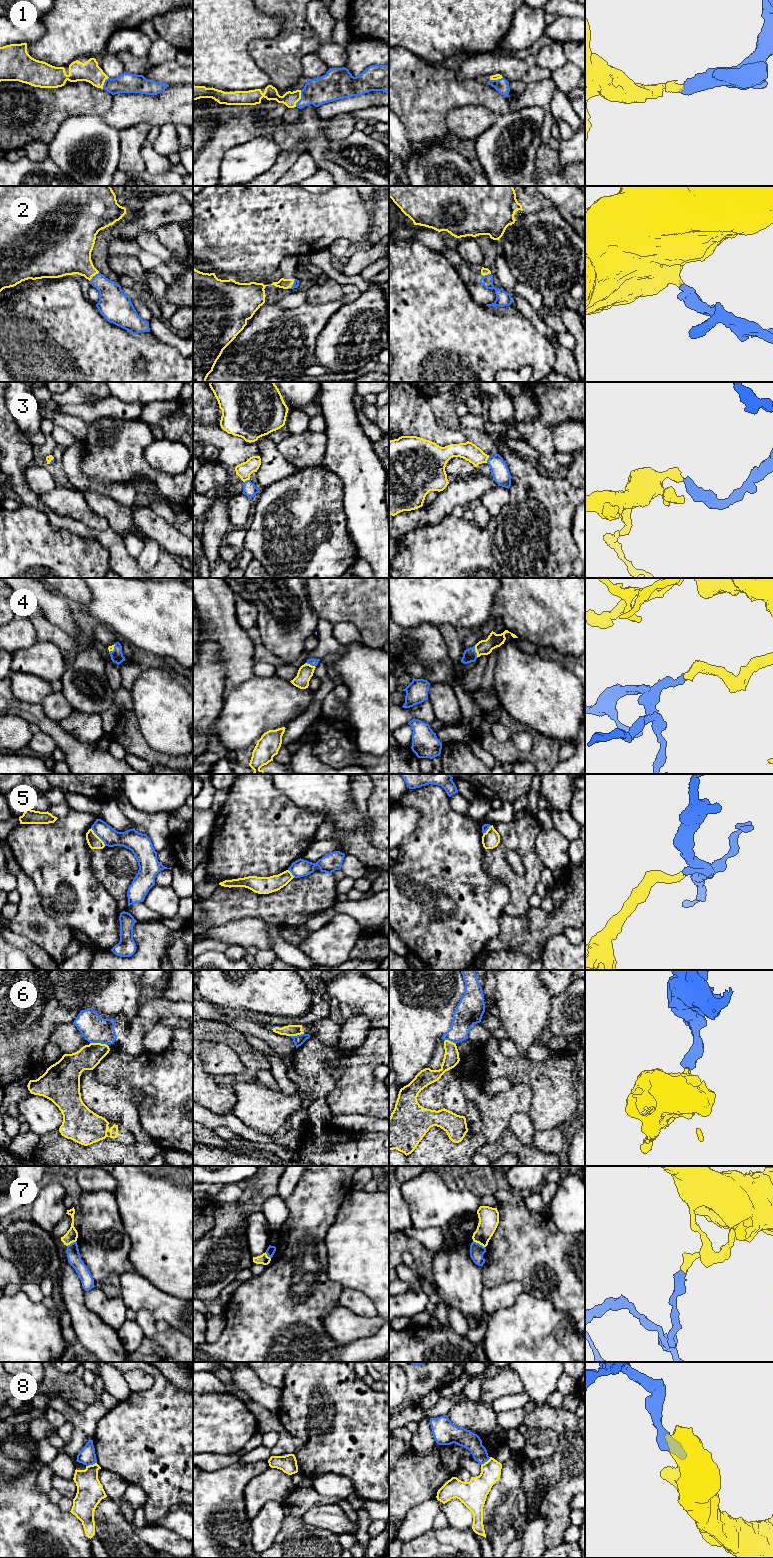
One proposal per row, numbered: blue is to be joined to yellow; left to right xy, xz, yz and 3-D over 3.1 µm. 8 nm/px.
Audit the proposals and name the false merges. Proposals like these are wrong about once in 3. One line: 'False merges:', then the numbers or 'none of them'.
False merges: 5, 6, 7, 8

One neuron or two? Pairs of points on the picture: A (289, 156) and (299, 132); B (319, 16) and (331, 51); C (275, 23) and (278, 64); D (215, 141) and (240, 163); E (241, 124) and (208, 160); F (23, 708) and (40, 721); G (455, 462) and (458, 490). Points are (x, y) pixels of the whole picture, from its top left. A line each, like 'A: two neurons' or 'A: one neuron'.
A: two neurons
B: one neuron
C: two neurons
D: two neurons
E: one neuron
F: one neuron
G: two neurons

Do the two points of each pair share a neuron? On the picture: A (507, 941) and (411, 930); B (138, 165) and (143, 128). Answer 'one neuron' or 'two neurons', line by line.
A: two neurons
B: one neuron

